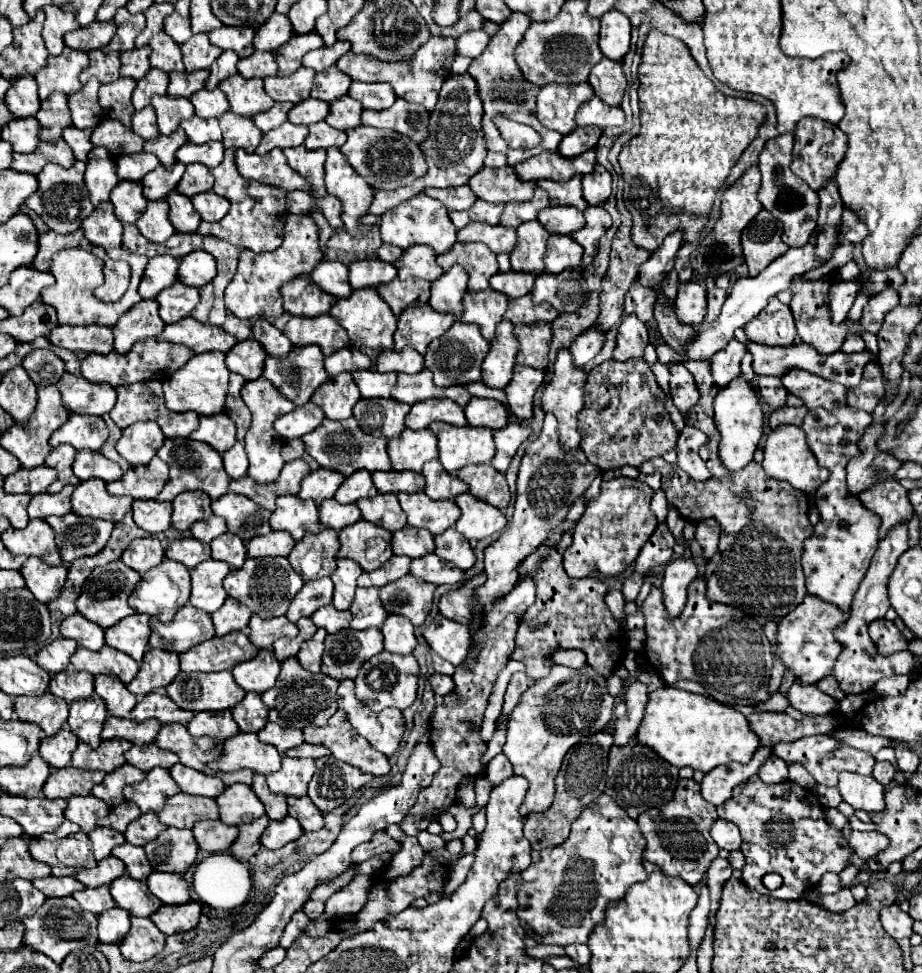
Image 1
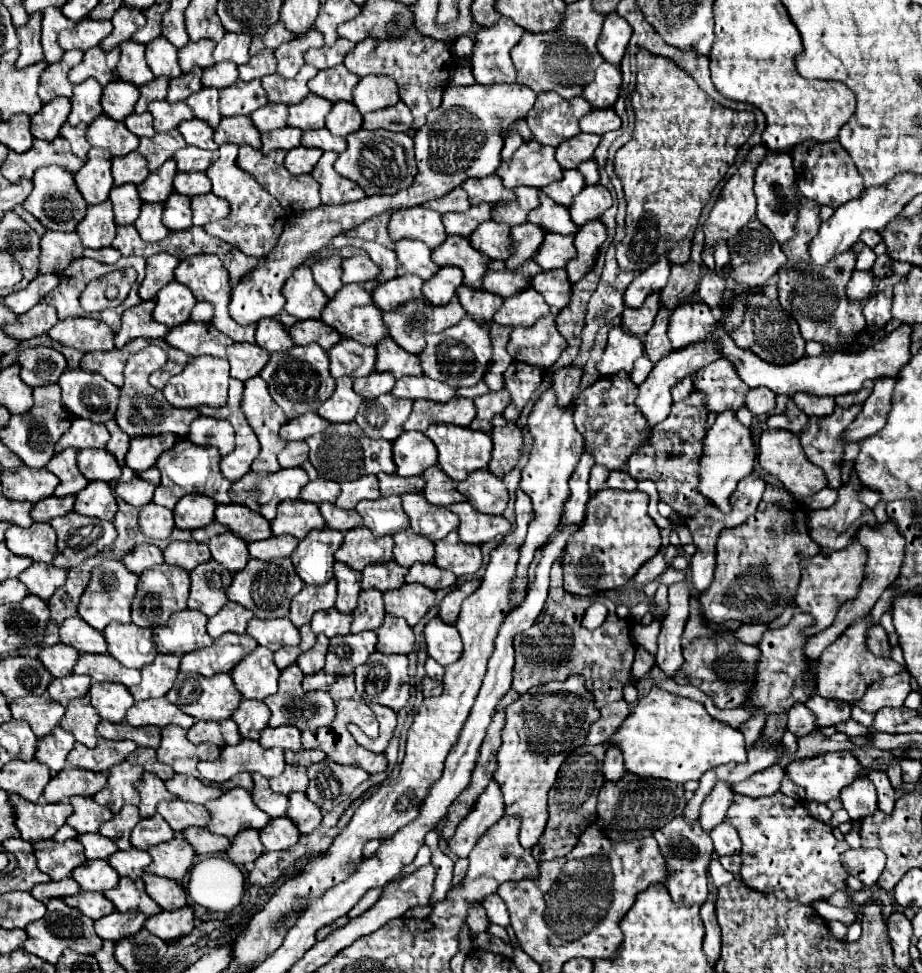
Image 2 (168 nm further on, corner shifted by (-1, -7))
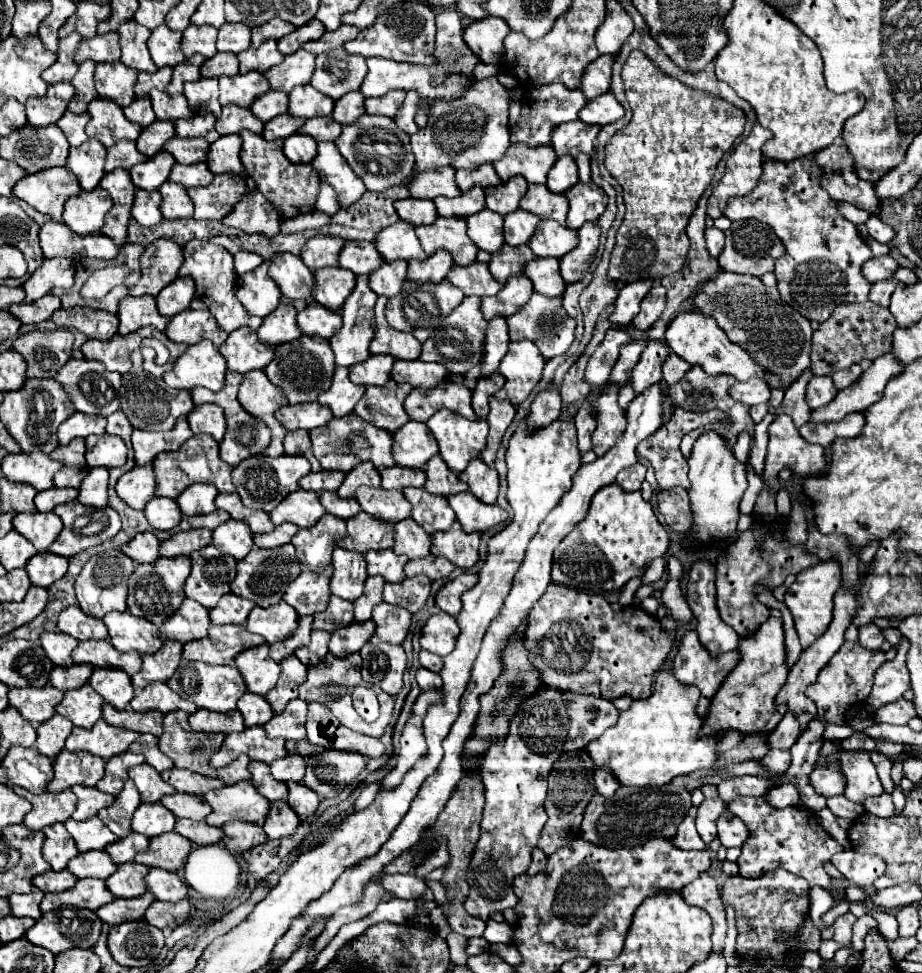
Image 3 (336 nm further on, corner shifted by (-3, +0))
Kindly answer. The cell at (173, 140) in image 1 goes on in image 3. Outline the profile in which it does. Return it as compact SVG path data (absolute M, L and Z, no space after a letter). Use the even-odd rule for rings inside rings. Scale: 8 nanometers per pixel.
M155 121L155 123L147 125L147 127L143 127L143 131L141 131L139 139L137 139L137 149L145 157L153 157L173 137L175 137L173 121Z

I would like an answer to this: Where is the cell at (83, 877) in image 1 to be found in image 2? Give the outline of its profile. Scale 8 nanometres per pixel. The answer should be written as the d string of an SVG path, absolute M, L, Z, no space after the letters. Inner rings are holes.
M87 860L85 864L77 866L71 872L71 876L83 890L97 890L97 892L115 888L119 880L117 872L107 864L107 860Z

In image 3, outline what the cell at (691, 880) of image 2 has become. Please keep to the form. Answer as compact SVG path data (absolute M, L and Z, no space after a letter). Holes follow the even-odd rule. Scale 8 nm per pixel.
M701 873L699 879L695 879L691 885L685 885L681 891L681 897L695 907L701 907L709 913L713 919L713 953L723 953L725 947L725 935L727 935L727 921L725 921L725 907L719 897L719 887L713 877L707 873Z

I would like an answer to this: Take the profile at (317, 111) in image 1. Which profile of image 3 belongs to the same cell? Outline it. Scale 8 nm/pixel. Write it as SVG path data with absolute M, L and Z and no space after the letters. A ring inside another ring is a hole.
M299 85L289 93L289 113L293 117L319 117L319 115L331 115L333 111L331 97L319 93L313 85Z

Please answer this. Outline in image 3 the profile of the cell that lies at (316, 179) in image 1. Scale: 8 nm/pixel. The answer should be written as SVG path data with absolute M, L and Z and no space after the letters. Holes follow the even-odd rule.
M295 133L285 139L283 153L291 163L311 163L317 153L317 141L307 135Z

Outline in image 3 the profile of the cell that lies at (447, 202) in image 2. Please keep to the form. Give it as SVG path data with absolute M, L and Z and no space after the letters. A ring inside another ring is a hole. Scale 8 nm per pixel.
M443 167L437 171L419 173L411 185L411 197L415 199L435 199L435 197L459 197L459 187L455 185L455 169Z

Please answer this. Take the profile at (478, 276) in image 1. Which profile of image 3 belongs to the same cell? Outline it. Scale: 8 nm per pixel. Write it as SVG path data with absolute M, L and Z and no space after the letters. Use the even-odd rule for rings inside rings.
M439 217L433 225L415 227L421 247L427 255L445 249L457 265L471 265L477 259L477 245L467 237L467 225L459 217Z

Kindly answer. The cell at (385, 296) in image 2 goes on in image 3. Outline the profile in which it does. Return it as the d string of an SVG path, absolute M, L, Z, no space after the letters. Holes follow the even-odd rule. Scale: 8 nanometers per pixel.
M391 261L381 263L379 269L375 269L369 275L369 285L377 295L393 297L401 291L403 283L407 279L407 263L405 261Z

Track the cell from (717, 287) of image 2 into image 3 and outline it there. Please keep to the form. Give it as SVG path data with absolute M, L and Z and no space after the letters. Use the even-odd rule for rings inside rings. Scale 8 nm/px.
M712 226L705 229L706 248L713 259L719 257L719 253L723 251L725 245L725 235L720 229Z

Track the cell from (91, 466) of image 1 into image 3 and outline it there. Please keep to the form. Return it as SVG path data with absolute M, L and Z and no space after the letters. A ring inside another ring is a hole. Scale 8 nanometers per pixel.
M103 433L103 435L90 435L85 438L87 465L89 467L123 467L127 461L127 447L121 437Z

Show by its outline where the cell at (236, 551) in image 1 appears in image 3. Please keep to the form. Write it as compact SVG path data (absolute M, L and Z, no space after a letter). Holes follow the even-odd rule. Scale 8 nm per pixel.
M229 519L227 523L219 525L213 531L213 541L211 541L219 551L235 557L241 561L251 549L253 549L253 533L243 521Z

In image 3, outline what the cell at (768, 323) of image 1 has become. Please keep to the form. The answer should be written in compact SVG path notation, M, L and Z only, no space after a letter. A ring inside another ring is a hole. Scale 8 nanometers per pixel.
M717 273L697 291L695 307L705 315L713 315L733 343L745 347L757 363L773 373L767 381L769 387L785 387L809 367L811 323L779 297L777 287L763 285L759 277Z

